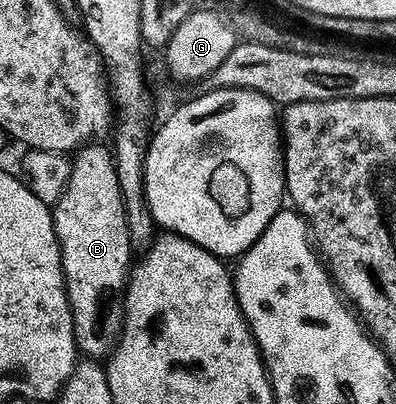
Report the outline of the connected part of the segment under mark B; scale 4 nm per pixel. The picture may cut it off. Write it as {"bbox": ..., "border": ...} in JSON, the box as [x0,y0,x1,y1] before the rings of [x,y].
{"bbox":[51,143,134,359],"border":[[[89,143],[75,154],[74,160],[72,161],[72,174],[68,177],[68,185],[64,189],[64,194],[56,200],[55,205],[51,206],[51,210],[54,231],[56,232],[58,243],[60,244],[60,262],[62,263],[62,271],[64,272],[64,290],[68,293],[68,306],[72,312],[72,326],[74,327],[76,348],[85,358],[88,359],[107,358],[109,354],[111,354],[112,350],[116,348],[116,343],[120,339],[122,325],[118,320],[117,310],[121,308],[121,297],[128,284],[130,270],[134,265],[134,254],[130,247],[130,231],[127,229],[127,215],[124,210],[123,193],[119,187],[116,159],[113,156],[113,150],[109,148],[107,144]]]}

